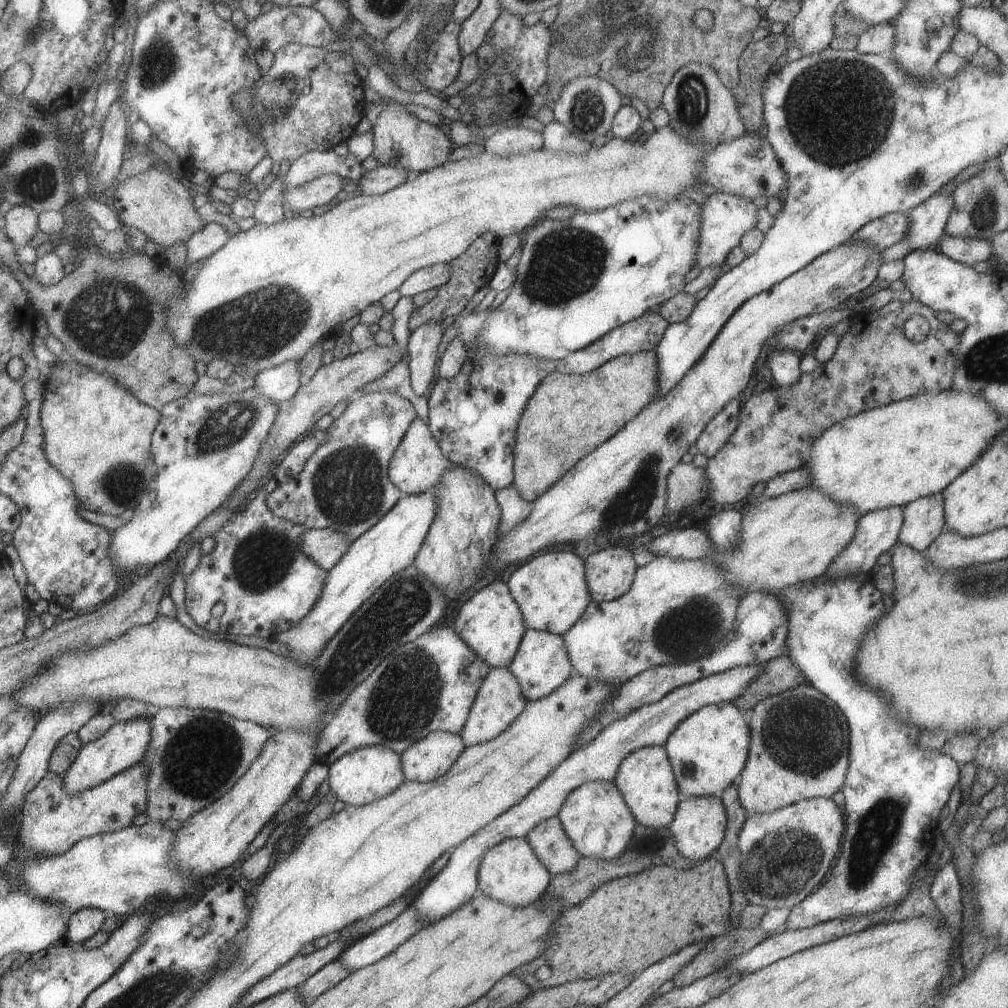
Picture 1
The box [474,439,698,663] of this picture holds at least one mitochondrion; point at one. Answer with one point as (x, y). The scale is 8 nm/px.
(629, 506)

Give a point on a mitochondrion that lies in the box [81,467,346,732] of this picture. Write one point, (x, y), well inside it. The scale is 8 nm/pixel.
(263, 558)

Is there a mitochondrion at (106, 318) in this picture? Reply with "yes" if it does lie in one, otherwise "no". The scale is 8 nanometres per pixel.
yes

